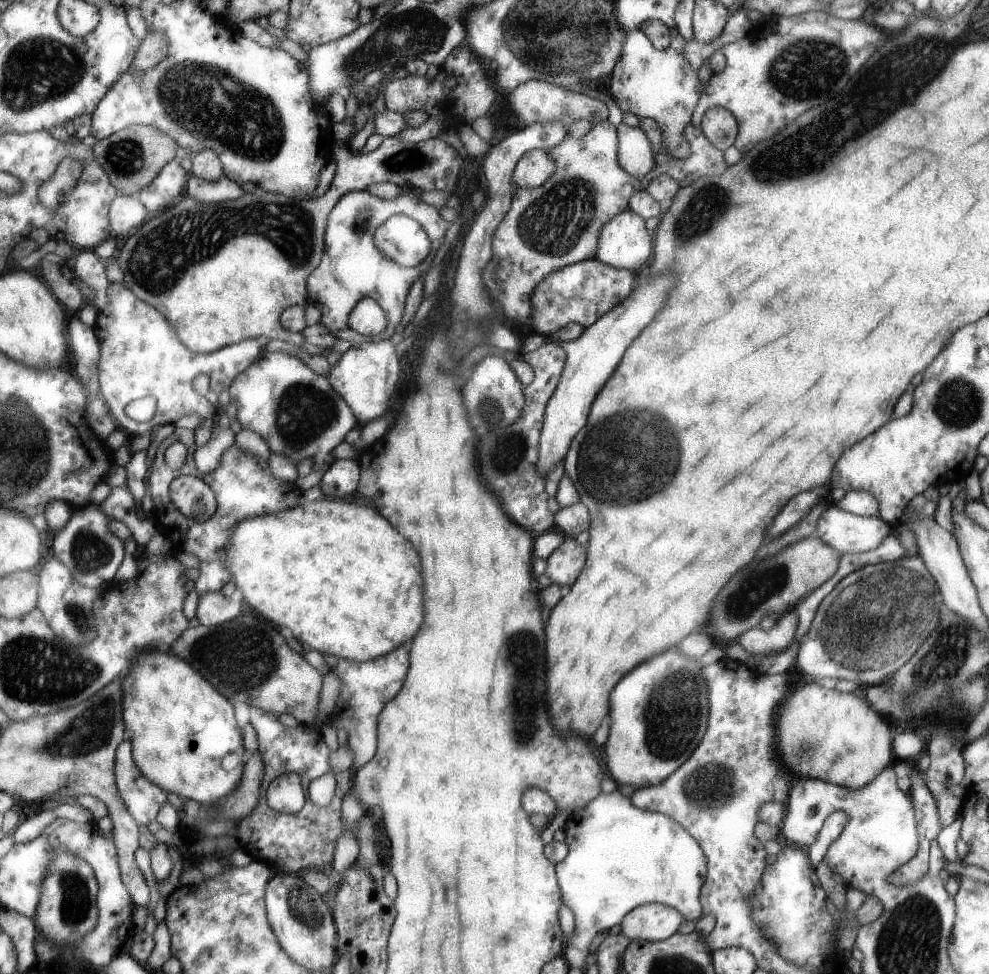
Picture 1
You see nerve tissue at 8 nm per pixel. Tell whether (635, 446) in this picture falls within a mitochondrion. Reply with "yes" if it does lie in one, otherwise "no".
yes

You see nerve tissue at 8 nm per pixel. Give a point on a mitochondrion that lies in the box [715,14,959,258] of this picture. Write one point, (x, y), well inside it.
(792, 73)

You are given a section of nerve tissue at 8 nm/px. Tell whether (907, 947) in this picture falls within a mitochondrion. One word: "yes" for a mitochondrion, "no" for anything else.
yes

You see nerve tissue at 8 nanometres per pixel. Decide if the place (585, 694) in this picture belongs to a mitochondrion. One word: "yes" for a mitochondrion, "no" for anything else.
no

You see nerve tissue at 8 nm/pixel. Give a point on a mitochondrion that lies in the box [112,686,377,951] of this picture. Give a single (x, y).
(302, 907)

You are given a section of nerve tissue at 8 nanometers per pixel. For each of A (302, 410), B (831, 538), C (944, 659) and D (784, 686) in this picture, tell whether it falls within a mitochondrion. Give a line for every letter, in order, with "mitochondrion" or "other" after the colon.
A: mitochondrion
B: other
C: mitochondrion
D: other

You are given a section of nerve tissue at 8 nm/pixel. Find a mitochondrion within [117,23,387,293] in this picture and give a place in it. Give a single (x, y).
(249, 125)

